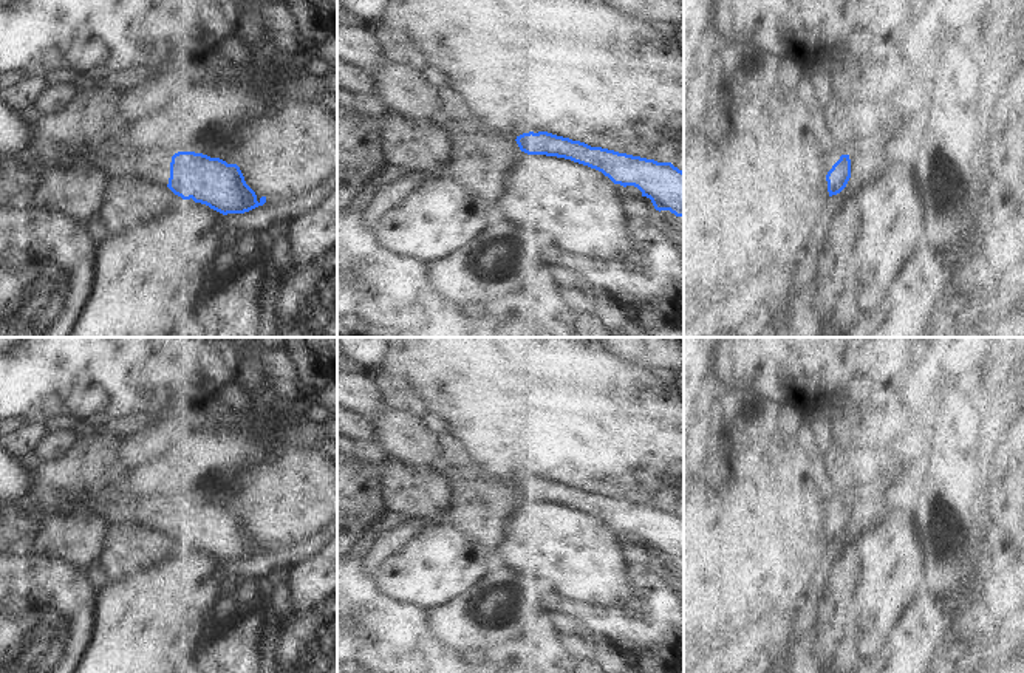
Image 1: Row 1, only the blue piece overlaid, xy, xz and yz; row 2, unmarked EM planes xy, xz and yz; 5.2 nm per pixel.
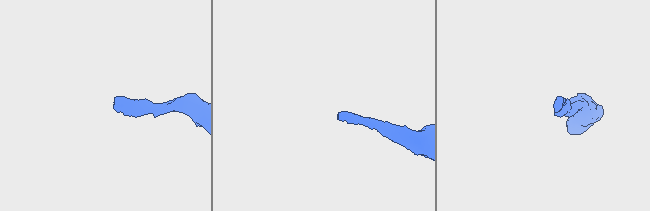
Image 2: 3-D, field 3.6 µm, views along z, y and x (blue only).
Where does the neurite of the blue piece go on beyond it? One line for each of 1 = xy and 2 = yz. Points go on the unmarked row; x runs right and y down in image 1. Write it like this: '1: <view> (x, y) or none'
1: xy (153, 511)
2: yz (834, 503)

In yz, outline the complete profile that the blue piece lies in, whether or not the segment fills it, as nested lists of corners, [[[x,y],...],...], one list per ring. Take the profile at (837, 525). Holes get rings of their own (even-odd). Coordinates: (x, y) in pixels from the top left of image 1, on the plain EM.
[[[831,498],[831,506],[828,512],[828,538],[829,543],[840,540],[851,524],[851,506],[849,501],[840,501]]]

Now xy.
[[[32,487],[14,504],[39,524],[59,515],[96,515],[107,526],[148,526],[167,532],[183,546],[192,545],[223,562],[244,560],[266,549],[266,543],[258,546],[246,531],[237,511],[195,498],[172,501],[166,495],[147,498],[97,495],[68,503],[42,503],[40,487]]]

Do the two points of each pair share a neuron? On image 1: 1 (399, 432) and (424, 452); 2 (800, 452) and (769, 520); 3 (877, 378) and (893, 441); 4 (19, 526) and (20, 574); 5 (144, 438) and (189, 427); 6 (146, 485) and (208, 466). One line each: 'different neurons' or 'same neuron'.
1: same neuron
2: same neuron
3: different neurons
4: different neurons
5: same neuron
6: same neuron

